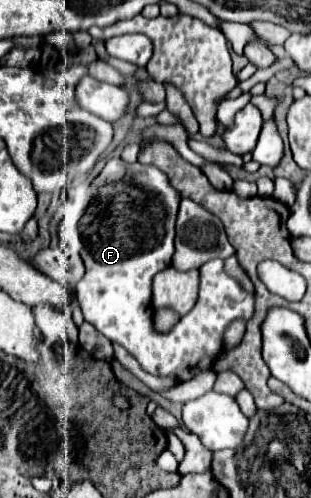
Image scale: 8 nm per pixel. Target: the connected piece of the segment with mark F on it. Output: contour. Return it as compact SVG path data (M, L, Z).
M110 158L84 192L80 188L70 190L60 208L60 230L76 228L82 242L80 256L86 272L76 284L76 300L84 320L108 340L124 346L146 372L154 376L172 374L184 382L212 366L222 352L222 334L232 320L252 318L254 294L244 292L224 272L222 260L210 260L200 268L200 294L194 308L168 334L154 332L150 304L152 278L170 266L178 206L180 194L158 168Z

